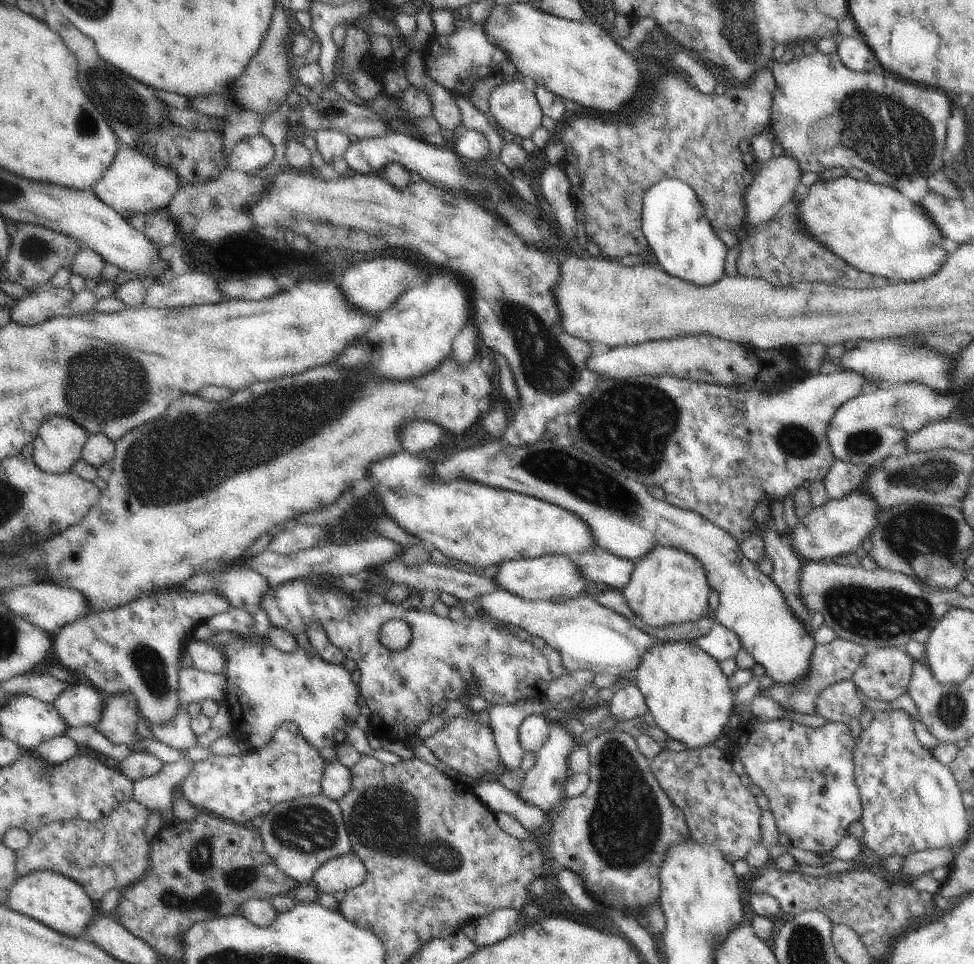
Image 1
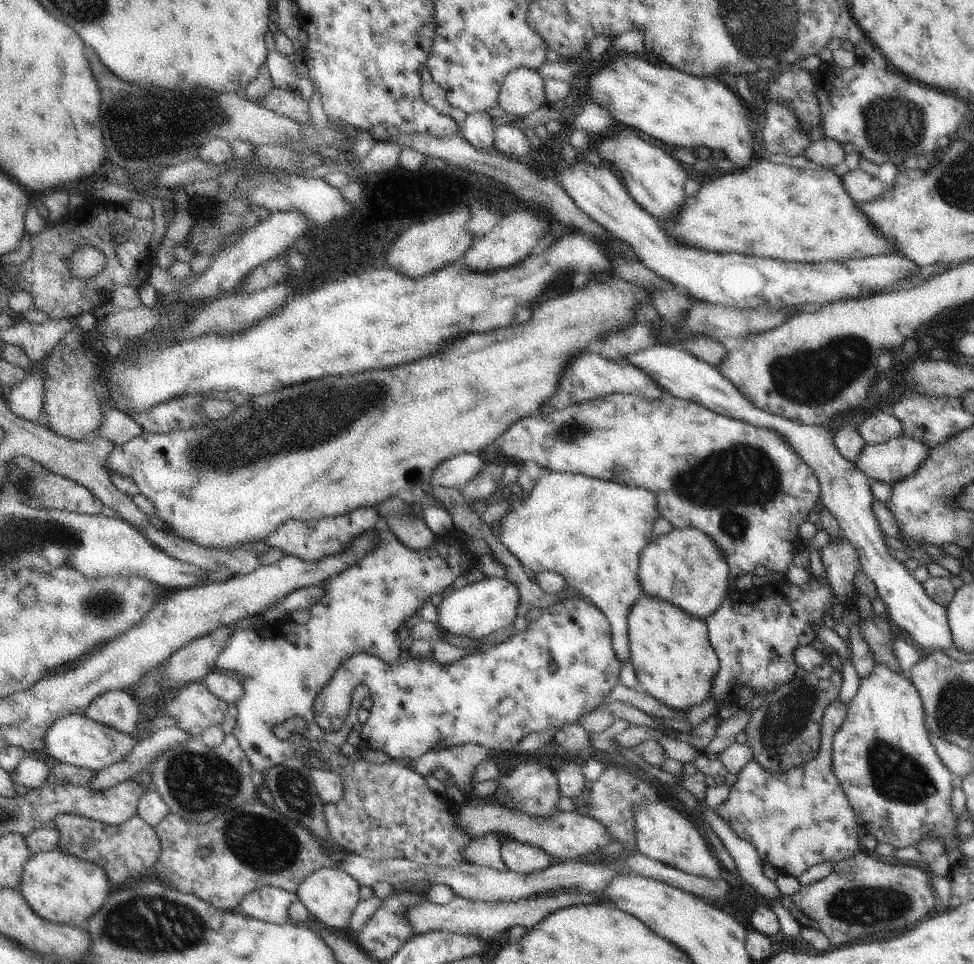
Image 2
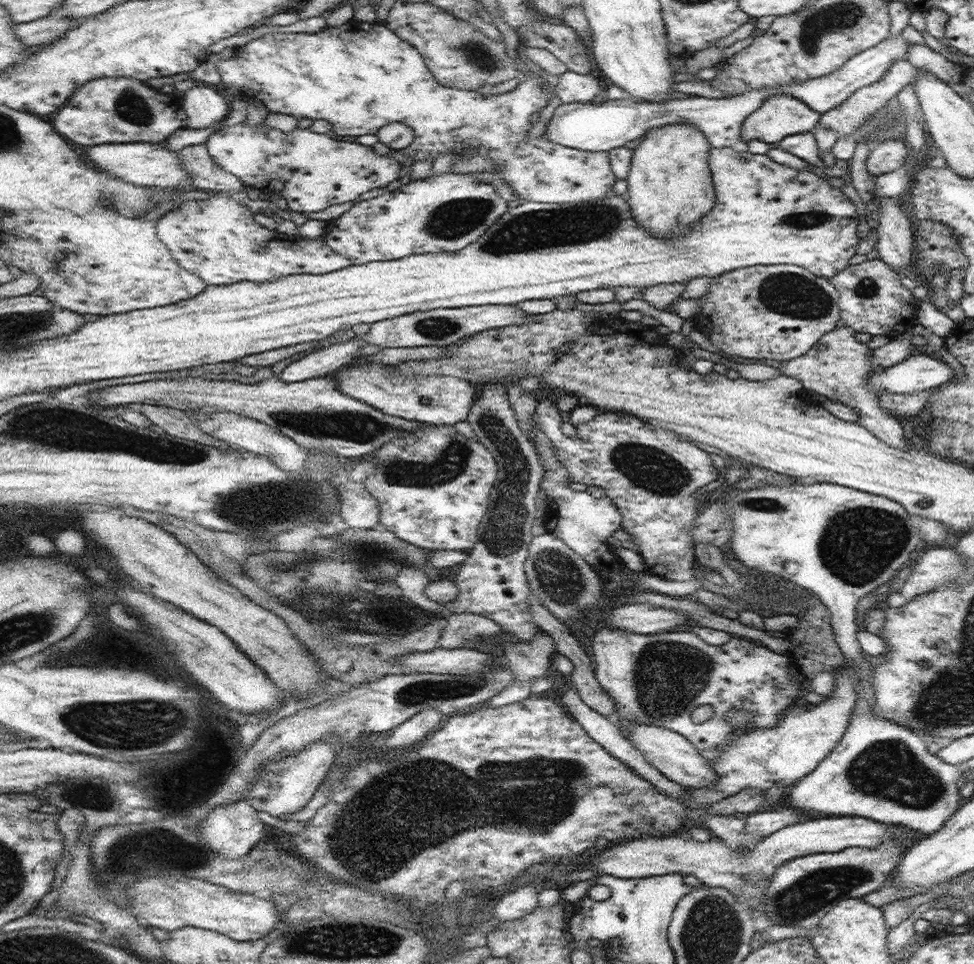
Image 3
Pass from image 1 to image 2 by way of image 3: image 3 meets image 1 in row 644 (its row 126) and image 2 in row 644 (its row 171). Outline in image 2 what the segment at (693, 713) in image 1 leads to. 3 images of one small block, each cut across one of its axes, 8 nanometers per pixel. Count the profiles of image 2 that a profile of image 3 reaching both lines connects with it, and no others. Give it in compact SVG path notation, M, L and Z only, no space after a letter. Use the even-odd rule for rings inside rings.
M642 594L639 600L634 604L634 607L630 610L628 618L629 627L629 646L631 655L631 664L635 669L635 674L639 683L639 688L652 698L659 700L662 704L670 707L676 712L688 712L692 706L698 706L711 698L711 691L715 682L715 677L719 672L719 659L716 652L712 649L710 642L708 641L708 630L705 624L705 620L699 620L692 616L686 615L680 608L669 604L667 601L660 601Z

